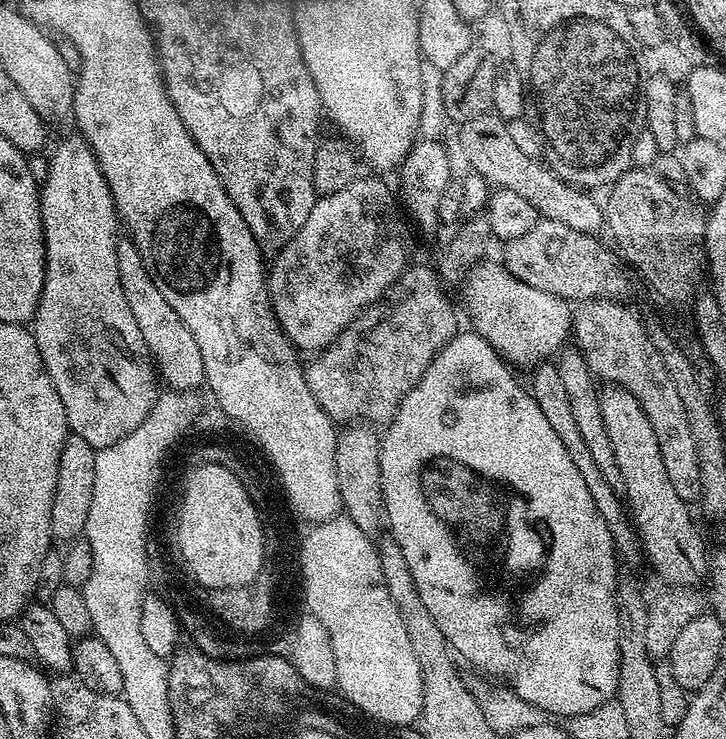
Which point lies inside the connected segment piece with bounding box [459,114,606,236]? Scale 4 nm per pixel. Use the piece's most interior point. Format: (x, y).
(485, 142)

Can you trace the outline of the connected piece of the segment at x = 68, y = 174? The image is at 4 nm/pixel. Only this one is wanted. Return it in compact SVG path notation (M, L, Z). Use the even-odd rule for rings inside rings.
M71 135L57 146L39 193L40 221L44 223L44 289L30 331L38 342L46 374L58 390L58 398L62 398L71 435L86 438L92 448L99 450L122 442L130 430L142 426L158 395L158 373L134 323L130 302L122 294L116 253L118 217L110 186L84 137Z

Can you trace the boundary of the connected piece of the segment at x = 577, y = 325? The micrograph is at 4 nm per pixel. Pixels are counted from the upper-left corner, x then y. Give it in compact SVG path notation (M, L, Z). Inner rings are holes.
M612 298L586 300L574 312L574 340L597 381L625 388L638 400L642 410L646 410L646 418L650 418L650 426L654 426L654 434L658 434L662 462L666 462L666 474L670 474L674 490L678 490L686 502L699 501L702 474L698 472L698 449L694 438L690 438L690 425L678 399L678 390L674 390L674 382L670 382L670 374L666 374L658 350L654 350L646 324L624 302Z

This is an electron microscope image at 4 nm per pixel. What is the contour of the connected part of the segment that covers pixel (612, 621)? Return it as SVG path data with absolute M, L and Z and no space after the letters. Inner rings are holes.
M473 330L463 332L461 331L459 334L453 336L452 341L436 356L430 370L421 378L418 386L414 386L414 390L410 390L410 394L406 394L406 398L400 403L400 409L396 411L396 417L387 425L386 431L388 433L386 431L383 433L380 446L380 469L382 470L382 494L384 495L386 524L390 529L390 535L398 542L398 546L402 546L402 558L406 558L406 563L410 565L410 575L414 578L414 586L418 586L418 595L422 597L422 602L426 605L426 610L430 610L434 622L438 622L438 630L442 630L442 634L446 634L446 642L449 648L452 649L453 653L461 661L463 661L462 659L469 660L478 671L485 672L486 675L493 676L496 680L505 680L508 683L505 685L518 698L522 698L526 702L538 706L545 714L552 715L553 712L554 715L561 716L561 718L586 714L598 706L609 703L617 695L617 688L619 686L618 573L616 574L618 555L616 548L612 542L611 534L606 528L606 522L598 514L598 509L593 499L590 498L589 491L586 490L585 481L578 474L578 469L574 466L573 459L567 454L561 439L558 438L557 434L554 434L554 429L550 426L550 423L546 422L546 417L542 414L542 410L539 409L538 402L535 401L531 391L525 385L523 388L512 377L512 374L514 374L513 369L509 367L503 357L479 333Z

